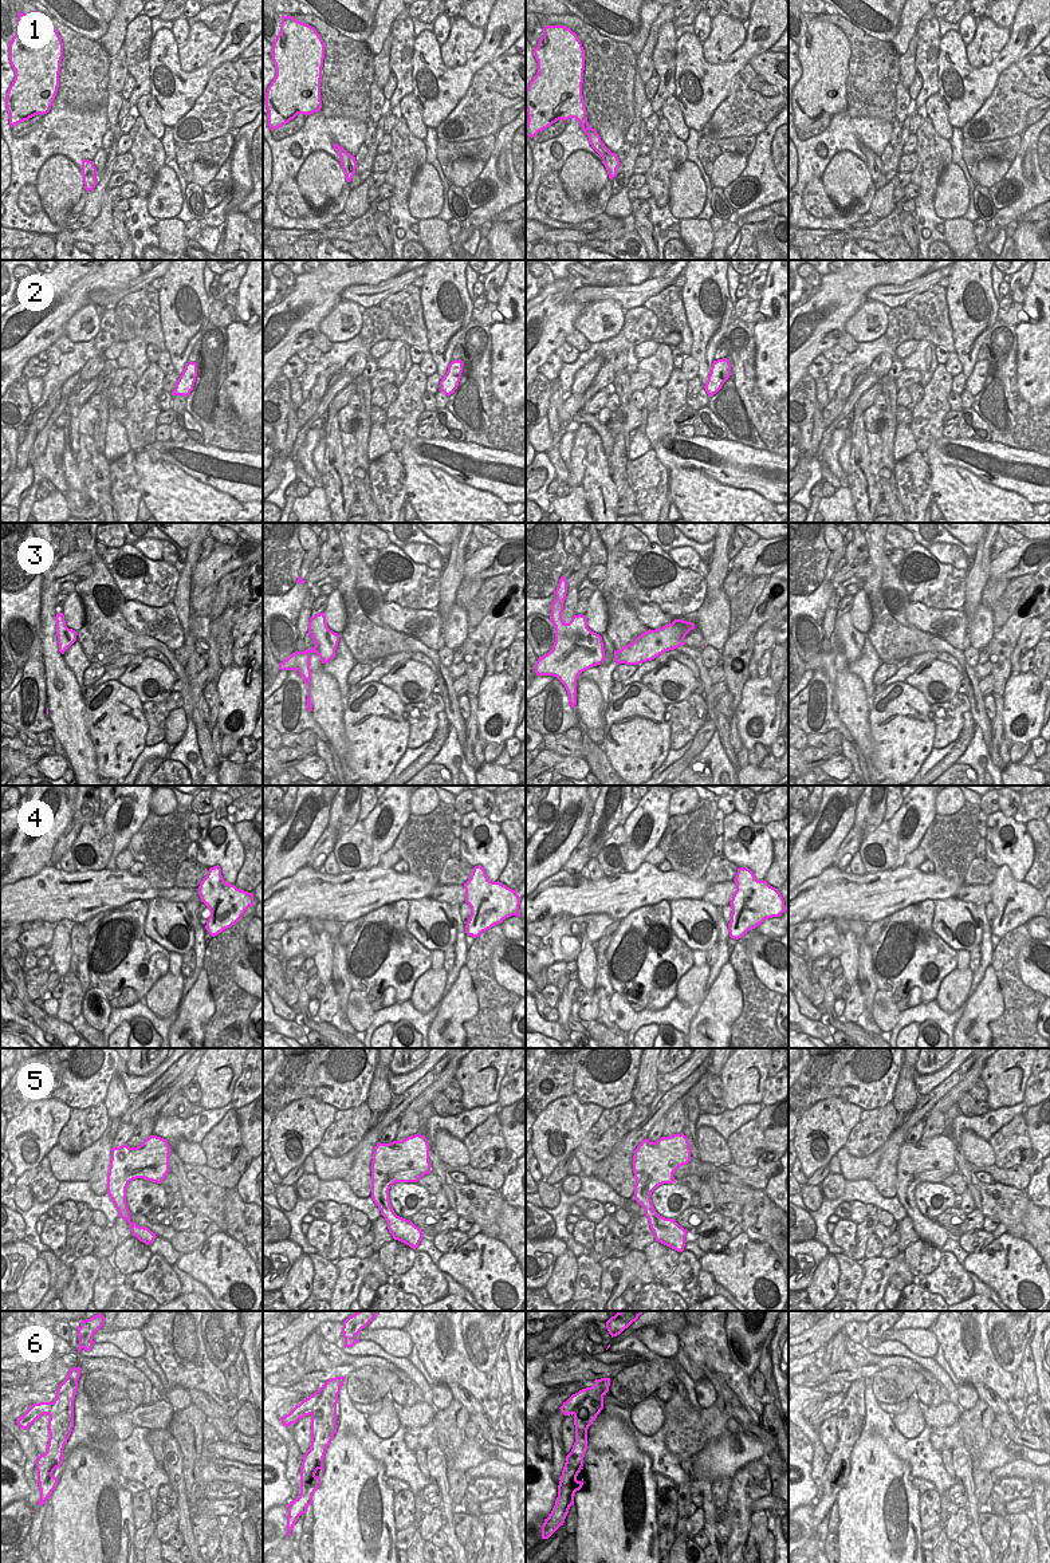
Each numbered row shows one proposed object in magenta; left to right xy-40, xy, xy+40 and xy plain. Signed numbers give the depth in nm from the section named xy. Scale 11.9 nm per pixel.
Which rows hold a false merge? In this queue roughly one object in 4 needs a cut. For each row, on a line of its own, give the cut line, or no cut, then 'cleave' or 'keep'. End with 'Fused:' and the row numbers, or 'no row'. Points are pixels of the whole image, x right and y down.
1: cut in xy+40 along (609, 150), (602, 160); cleave
2: no cut; keep
3: no cut; keep
4: no cut; keep
5: no cut; keep
6: cut in xy+40 along (592, 1388), (588, 1397), (573, 1413); cleave
Fused: 1, 6

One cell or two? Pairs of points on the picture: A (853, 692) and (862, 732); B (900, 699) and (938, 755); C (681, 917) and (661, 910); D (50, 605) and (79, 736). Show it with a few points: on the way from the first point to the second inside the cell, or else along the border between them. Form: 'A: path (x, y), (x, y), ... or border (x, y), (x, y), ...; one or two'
A: path (853, 701), (857, 723); one
B: border (932, 747), (917, 771); two
C: border (668, 901), (669, 928), (684, 941); two
D: path (48, 637), (51, 656), (63, 688), (66, 704); one

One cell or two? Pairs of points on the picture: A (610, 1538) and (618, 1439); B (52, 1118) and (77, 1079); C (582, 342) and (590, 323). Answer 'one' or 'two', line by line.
A: one
B: two
C: two

